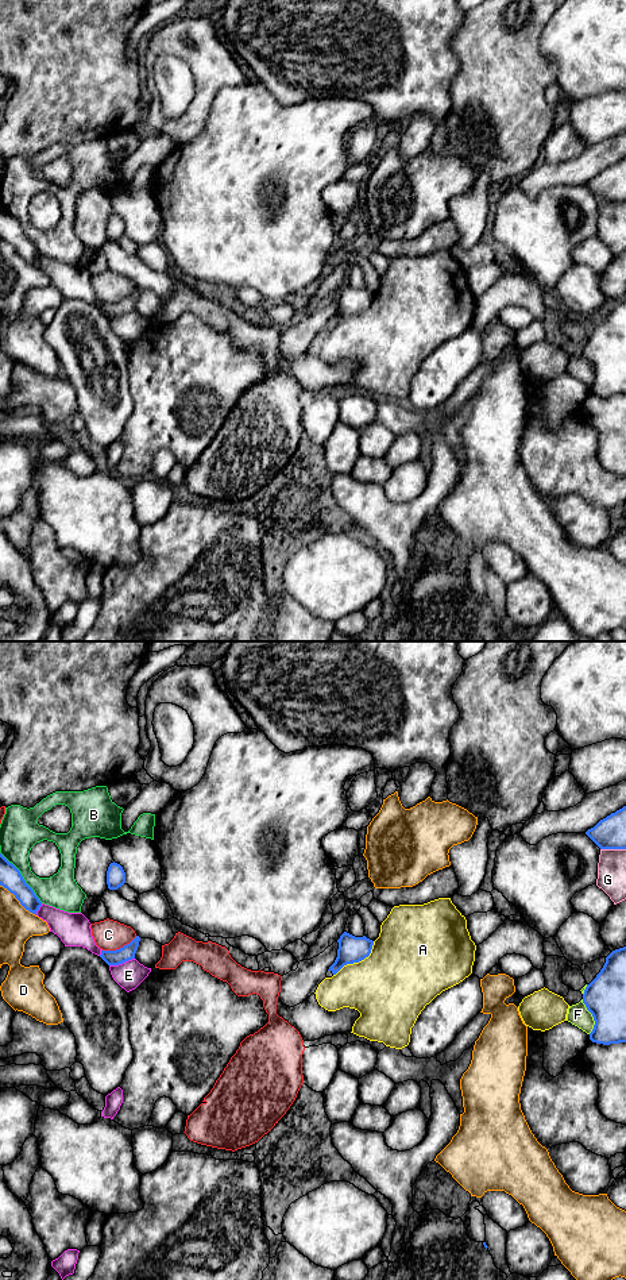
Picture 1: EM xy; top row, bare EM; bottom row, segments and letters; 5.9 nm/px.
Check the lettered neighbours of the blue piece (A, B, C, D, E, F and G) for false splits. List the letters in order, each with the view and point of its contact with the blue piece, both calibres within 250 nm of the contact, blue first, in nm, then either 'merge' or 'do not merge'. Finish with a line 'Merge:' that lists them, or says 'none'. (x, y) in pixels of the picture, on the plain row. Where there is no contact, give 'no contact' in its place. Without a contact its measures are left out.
A: xy (358, 313) | 160/460 nm | do not merge
B: xy (22, 230) | 130/220 nm | do not merge
C: xy (120, 300) | 100/180 nm | do not merge
D: xy (18, 251) | 130/200 nm | do not merge
E: xy (122, 315) | 100/160 nm | do not merge
F: xy (592, 367) | 240/130 nm | do not merge
G: xy (613, 200) | 190/180 nm | do not merge
Merge: none

